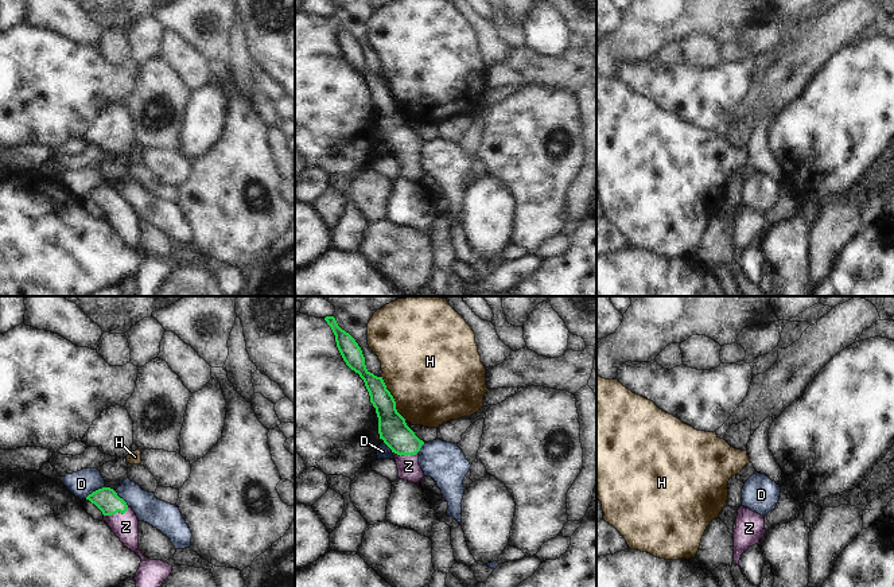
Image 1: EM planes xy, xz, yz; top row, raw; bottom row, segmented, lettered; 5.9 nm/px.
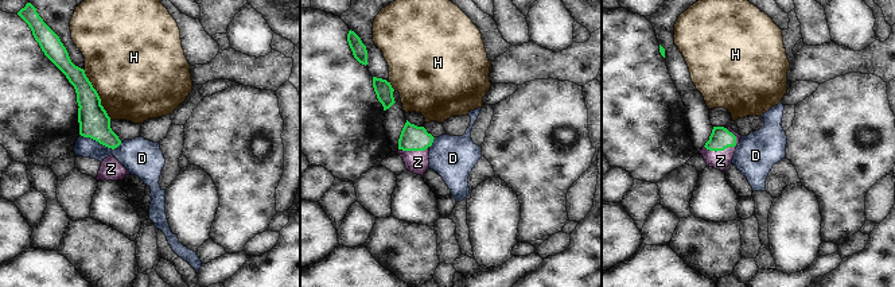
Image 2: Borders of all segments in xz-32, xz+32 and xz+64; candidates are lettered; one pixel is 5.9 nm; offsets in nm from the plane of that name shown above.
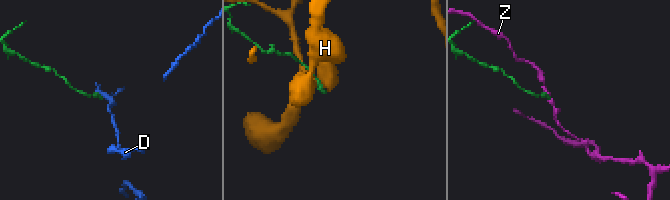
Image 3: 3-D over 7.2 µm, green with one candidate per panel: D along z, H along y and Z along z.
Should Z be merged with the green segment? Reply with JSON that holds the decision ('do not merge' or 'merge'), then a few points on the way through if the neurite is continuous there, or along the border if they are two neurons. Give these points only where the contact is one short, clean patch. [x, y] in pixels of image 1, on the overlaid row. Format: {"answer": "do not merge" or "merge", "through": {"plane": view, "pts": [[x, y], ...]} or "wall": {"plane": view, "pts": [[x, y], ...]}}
{"answer": "merge", "through": {"plane": "xy", "pts": [[107, 500], [116, 512], [125, 527]]}}

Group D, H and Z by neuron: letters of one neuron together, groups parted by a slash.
D / H / Z

